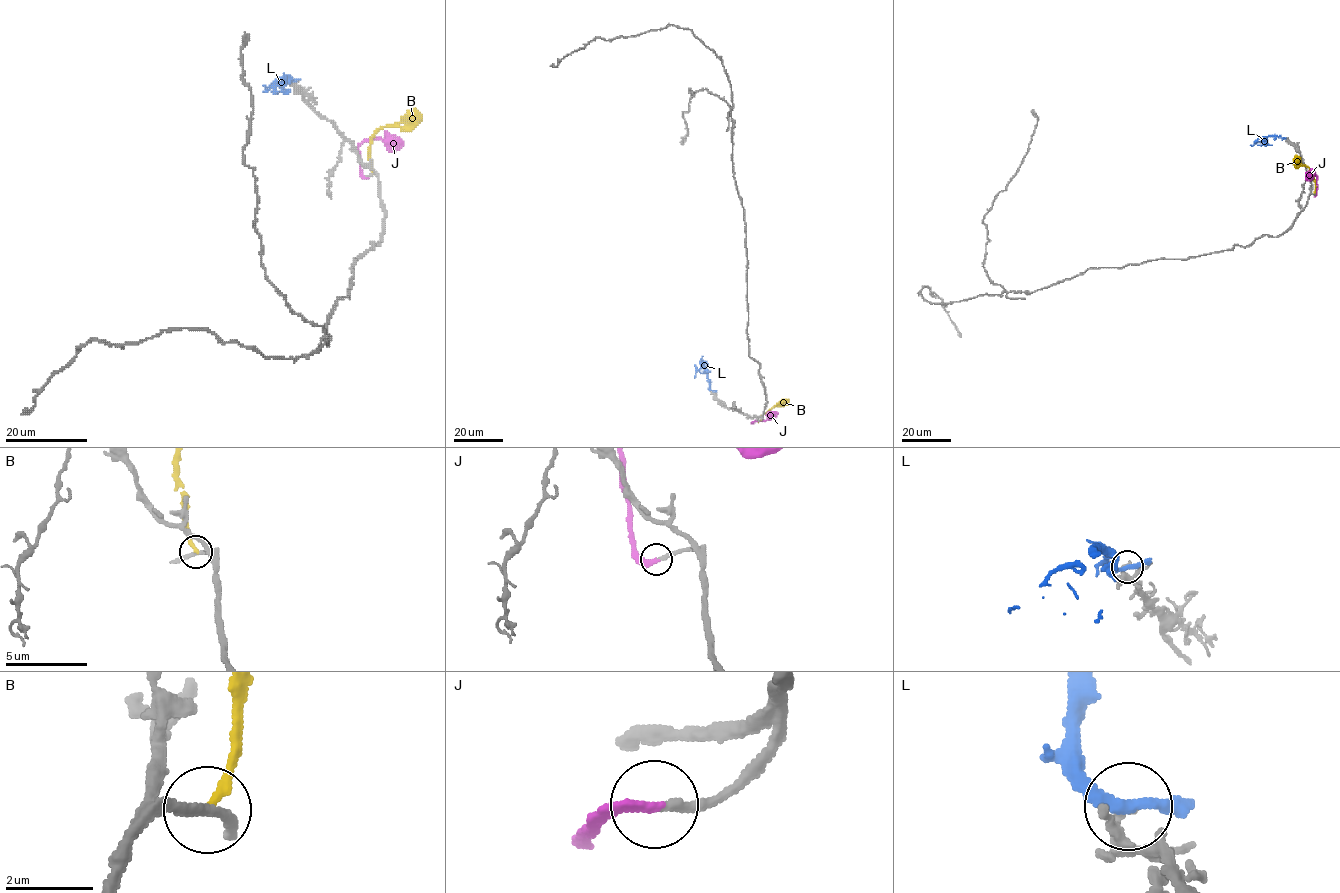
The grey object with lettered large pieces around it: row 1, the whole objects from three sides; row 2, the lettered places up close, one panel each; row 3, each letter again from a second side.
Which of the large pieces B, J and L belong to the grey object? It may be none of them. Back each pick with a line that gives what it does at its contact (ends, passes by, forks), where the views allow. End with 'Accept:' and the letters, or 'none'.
J: It ends there
Accept: J

